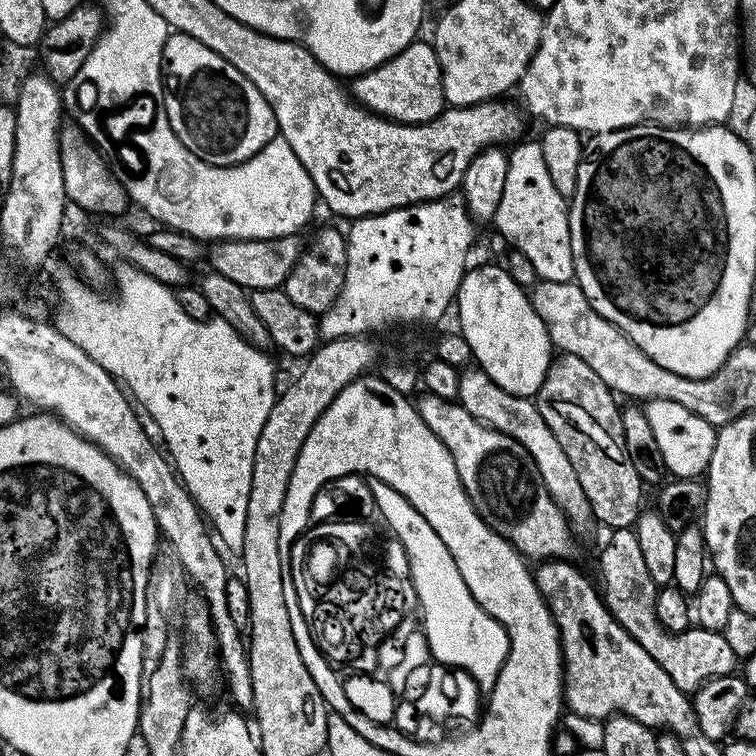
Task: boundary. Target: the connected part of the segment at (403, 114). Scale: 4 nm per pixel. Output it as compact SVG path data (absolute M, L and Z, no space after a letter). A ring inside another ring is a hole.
M426 40L412 41L394 58L355 77L350 90L353 97L369 111L401 124L424 124L439 116L446 107L441 64L437 52Z

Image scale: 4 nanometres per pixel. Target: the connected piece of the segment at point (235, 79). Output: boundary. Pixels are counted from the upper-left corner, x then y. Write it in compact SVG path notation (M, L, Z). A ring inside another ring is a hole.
M173 31L168 40L164 43L164 63L162 72L165 85L164 105L166 114L170 118L170 126L181 142L198 158L202 158L207 164L217 164L225 168L228 164L240 164L244 160L252 160L278 135L274 110L266 102L266 98L250 82L242 70L230 66L226 58L222 58L210 46L198 42L198 38L188 36L185 32Z

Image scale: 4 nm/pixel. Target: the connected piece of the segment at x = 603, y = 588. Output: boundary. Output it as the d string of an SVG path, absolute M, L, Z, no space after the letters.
M617 528L608 540L608 545L600 552L600 580L598 588L604 597L604 604L610 614L632 635L670 674L674 686L678 686L686 694L695 693L707 680L719 676L730 676L737 671L738 657L726 642L723 631L712 631L699 626L689 626L683 631L673 631L660 621L656 613L657 584L646 570L645 559L642 558L638 538L632 528Z

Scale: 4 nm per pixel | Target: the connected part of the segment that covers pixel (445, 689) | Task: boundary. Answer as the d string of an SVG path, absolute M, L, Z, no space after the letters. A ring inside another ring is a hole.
M434 662L427 667L425 674L426 684L422 688L418 684L412 685L411 696L401 697L395 705L393 723L400 732L414 738L412 744L416 747L440 749L442 744L467 737L476 726L482 714L482 696L480 700L479 684L461 668Z

